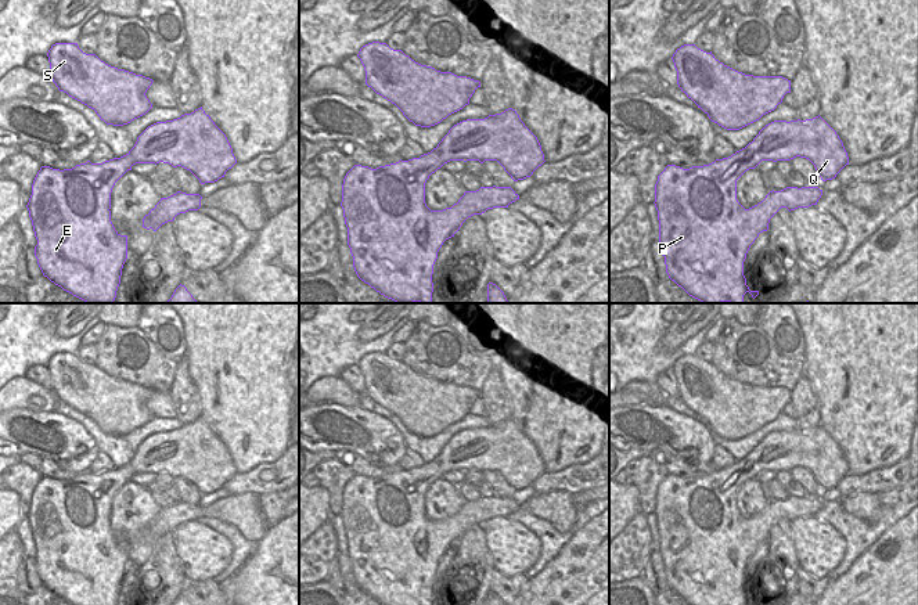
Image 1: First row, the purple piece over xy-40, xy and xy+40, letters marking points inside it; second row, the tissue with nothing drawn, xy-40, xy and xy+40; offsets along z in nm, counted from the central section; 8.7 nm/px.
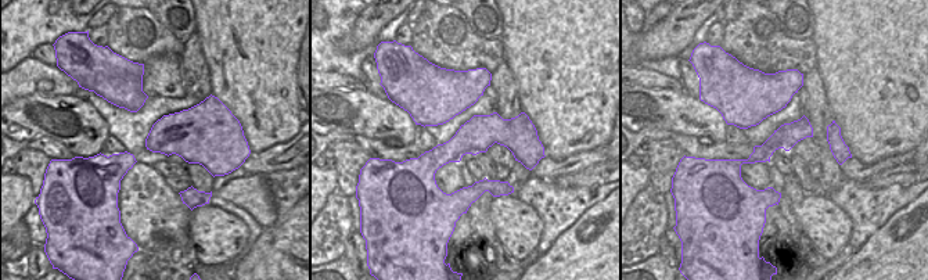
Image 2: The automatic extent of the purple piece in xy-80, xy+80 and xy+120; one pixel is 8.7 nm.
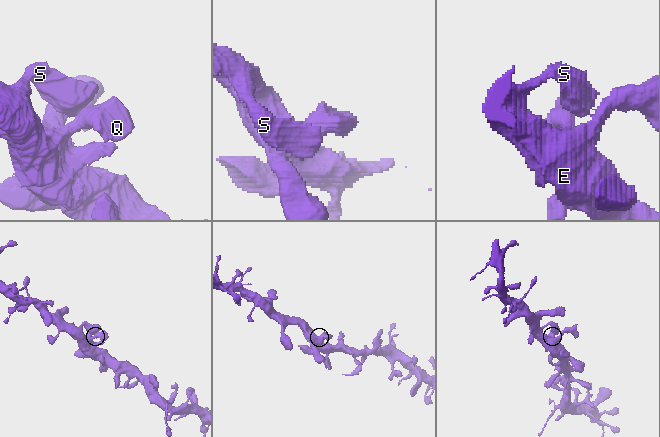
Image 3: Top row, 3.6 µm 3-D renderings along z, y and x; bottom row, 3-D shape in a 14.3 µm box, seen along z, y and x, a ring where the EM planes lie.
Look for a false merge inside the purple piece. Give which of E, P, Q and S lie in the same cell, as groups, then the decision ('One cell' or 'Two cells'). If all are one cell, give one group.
Groups: E P Q S. One cell

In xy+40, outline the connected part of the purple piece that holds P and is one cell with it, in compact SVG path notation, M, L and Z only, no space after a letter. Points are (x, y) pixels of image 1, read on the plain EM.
M818 425L806 431L774 431L766 435L745 458L728 468L703 476L683 479L667 475L655 494L655 518L659 530L659 554L666 583L688 605L759 605L750 601L744 586L746 563L770 529L781 519L817 515L818 497L786 497L770 501L757 515L745 519L737 509L737 490L762 471L809 469L822 491L832 490L849 475L849 467L836 442Z

